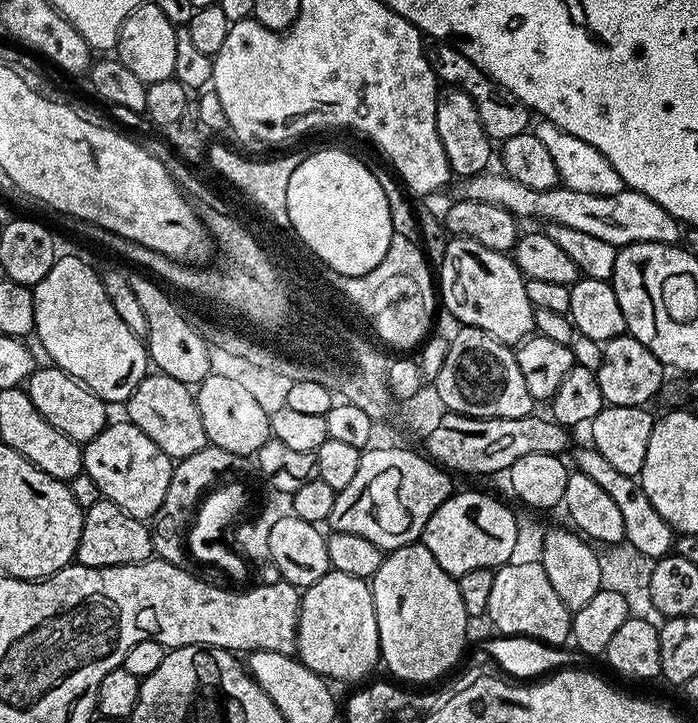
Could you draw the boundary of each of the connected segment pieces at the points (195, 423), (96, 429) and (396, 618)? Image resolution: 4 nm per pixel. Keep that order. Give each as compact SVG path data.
M158 371L144 376L142 382L138 382L134 394L130 394L127 408L127 423L138 426L138 430L142 430L142 434L146 434L146 438L150 438L150 442L154 442L154 446L172 457L173 461L186 458L209 444L193 389L178 382L178 378L170 378Z
M37 367L36 371L28 376L26 391L30 402L34 402L38 414L42 414L42 418L46 418L50 426L62 430L66 438L78 442L81 446L89 444L94 438L98 438L98 434L102 434L104 428L108 427L109 405L102 397L91 392L86 385L63 372L61 368L47 367Z
M415 542L404 545L401 548L389 551L384 556L385 560L376 568L376 573L370 576L370 587L372 589L372 597L374 598L374 614L378 618L378 638L380 639L380 659L383 667L388 667L394 675L395 679L409 680L412 686L428 686L431 680L436 680L439 676L444 676L456 663L460 660L460 655L464 652L464 639L468 636L468 624L470 617L466 614L466 606L462 606L462 594L460 593L460 585L457 577L452 576L446 570L442 570L442 566L438 566L438 562L434 558L434 554L430 554L430 550L422 542Z

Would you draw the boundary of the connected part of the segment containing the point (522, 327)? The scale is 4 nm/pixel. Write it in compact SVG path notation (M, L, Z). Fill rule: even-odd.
M465 236L449 239L444 248L444 257L438 268L438 296L442 308L449 312L461 325L477 328L494 339L501 340L509 346L519 345L520 341L533 335L536 327L536 309L532 307L530 298L526 298L526 277L520 273L520 268L511 255L490 250L490 246L482 246L482 242L474 242Z

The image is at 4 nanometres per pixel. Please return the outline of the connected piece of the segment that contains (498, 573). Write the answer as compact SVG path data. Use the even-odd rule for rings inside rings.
M507 563L495 569L486 620L497 628L501 637L528 636L544 644L564 646L572 635L572 617L554 586L550 586L550 578L546 578L546 570L540 563L526 566Z

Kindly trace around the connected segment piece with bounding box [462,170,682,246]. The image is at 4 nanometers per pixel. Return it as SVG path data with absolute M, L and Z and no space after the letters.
M500 170L479 172L476 176L467 177L463 181L463 199L490 202L490 206L502 206L502 210L510 210L517 218L525 221L537 216L548 224L561 224L570 230L582 230L582 234L594 234L594 238L602 238L602 242L610 242L617 246L626 244L676 244L679 241L681 225L658 202L646 198L646 194L625 190L618 194L586 194L573 188L557 186L550 190L530 190L530 186L522 186L522 182L514 182L514 178L504 175Z

